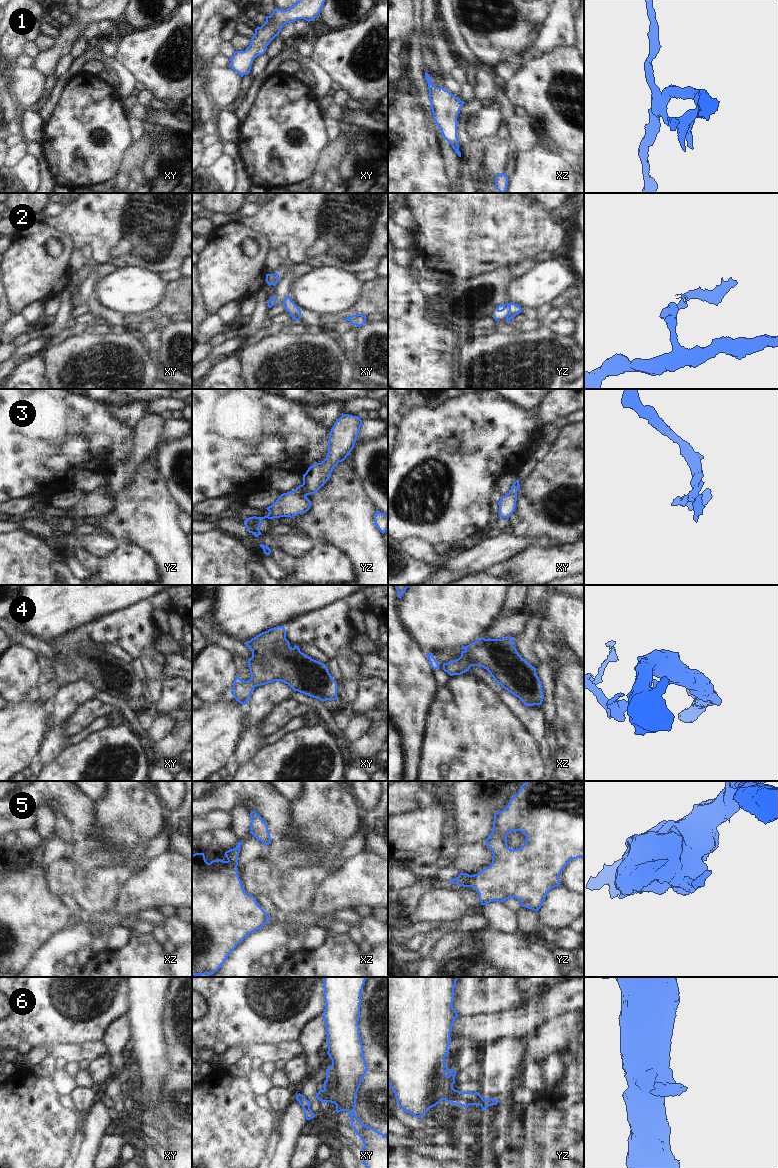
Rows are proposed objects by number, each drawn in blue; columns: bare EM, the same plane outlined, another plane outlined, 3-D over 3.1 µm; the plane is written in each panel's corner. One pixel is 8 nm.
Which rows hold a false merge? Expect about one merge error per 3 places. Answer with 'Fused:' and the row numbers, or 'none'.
Fused: 2, 6

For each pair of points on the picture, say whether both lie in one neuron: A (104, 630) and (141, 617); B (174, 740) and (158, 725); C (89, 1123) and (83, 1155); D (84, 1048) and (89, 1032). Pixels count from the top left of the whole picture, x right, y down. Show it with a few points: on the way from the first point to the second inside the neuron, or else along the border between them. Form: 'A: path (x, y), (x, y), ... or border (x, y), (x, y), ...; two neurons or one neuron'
A: path (113, 628), (130, 628), (132, 626); one neuron
B: border (170, 716), (174, 721), (174, 727), (154, 743); two neurons
C: path (89, 1131), (89, 1147); one neuron
D: border (100, 1040), (84, 1043), (65, 1043), (63, 1045); two neurons

